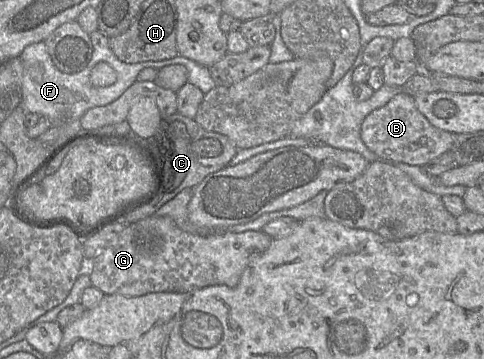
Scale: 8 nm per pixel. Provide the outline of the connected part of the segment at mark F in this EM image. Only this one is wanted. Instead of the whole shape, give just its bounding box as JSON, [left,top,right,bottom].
[19,30,216,163]

